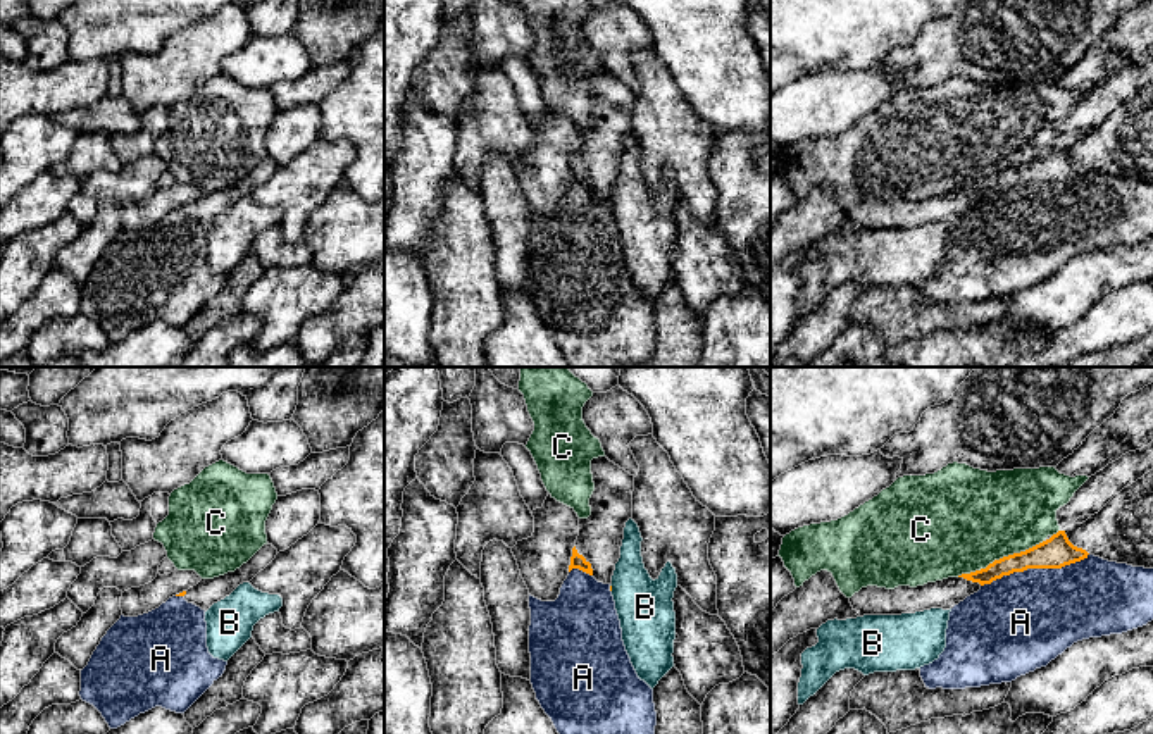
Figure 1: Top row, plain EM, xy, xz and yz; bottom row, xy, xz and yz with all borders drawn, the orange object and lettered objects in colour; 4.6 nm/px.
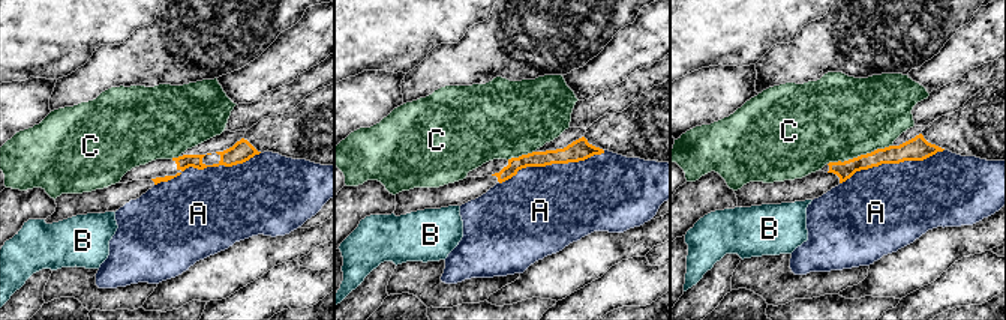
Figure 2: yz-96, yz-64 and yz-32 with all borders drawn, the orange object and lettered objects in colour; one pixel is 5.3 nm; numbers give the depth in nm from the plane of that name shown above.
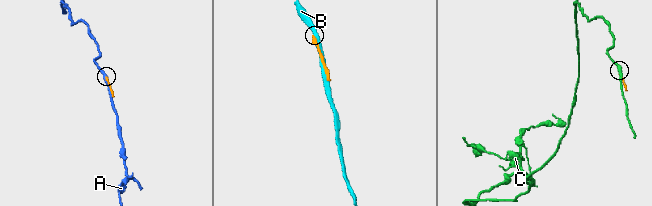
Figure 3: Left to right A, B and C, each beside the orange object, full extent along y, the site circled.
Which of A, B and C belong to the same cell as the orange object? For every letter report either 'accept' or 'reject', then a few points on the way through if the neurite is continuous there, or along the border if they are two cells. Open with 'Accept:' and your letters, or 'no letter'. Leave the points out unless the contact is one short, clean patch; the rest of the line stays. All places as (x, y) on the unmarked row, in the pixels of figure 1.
Accept: no letter
A: reject
B: reject
C: reject

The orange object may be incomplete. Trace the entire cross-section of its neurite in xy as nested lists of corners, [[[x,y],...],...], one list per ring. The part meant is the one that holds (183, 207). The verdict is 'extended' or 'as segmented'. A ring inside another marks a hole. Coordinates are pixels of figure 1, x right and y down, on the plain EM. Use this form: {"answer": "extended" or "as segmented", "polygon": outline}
{"answer": "extended", "polygon": [[[174,184],[171,188],[157,188],[157,191],[140,202],[131,202],[121,210],[121,224],[124,231],[138,231],[159,222],[172,210],[184,210],[196,200],[202,191],[195,184]]]}

